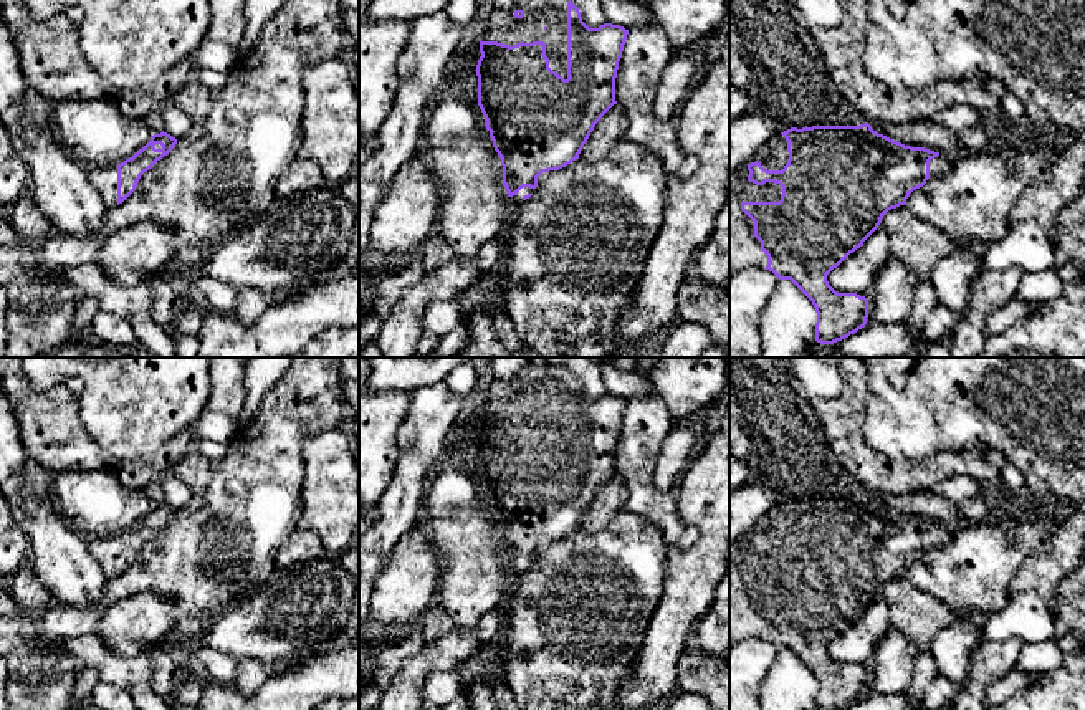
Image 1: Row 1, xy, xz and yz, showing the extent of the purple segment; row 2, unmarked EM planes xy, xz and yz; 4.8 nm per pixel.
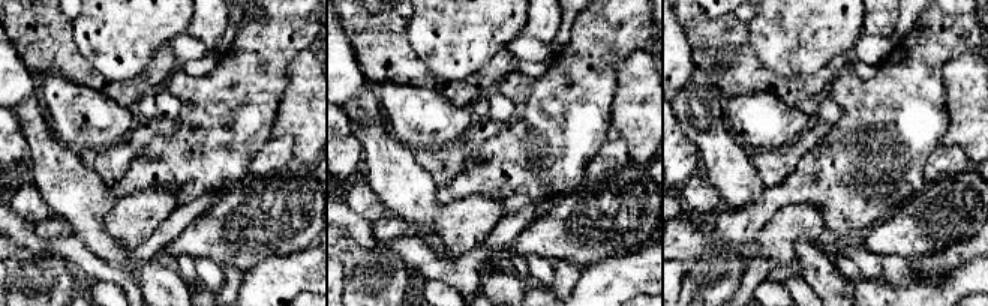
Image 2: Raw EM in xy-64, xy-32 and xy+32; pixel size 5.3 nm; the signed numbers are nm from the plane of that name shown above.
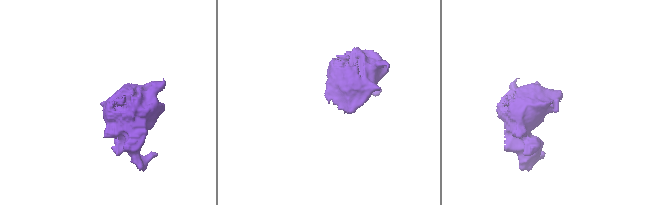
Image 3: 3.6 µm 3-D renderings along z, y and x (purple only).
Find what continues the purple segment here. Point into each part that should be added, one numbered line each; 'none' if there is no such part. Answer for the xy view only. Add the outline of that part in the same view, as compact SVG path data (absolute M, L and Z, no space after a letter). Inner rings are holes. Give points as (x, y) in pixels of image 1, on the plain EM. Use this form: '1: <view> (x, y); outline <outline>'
1: xy (105, 550); outline M117 535L89 540L89 551L108 579L117 576Z

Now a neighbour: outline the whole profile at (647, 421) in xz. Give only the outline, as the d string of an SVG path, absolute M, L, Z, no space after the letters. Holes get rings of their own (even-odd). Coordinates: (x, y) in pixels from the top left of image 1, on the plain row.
M658 397L629 401L615 449L615 472L629 488L625 510L653 523L667 548L691 546L695 530L676 511L675 492L662 492L653 482L660 449L673 427L673 417Z

